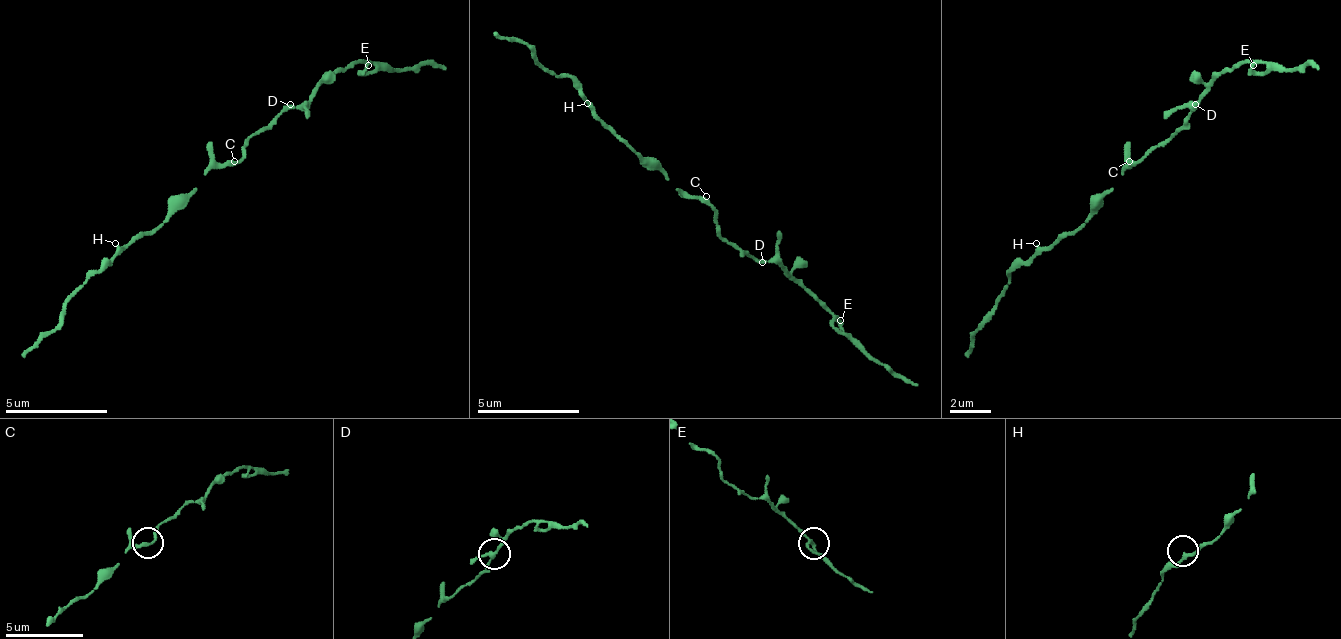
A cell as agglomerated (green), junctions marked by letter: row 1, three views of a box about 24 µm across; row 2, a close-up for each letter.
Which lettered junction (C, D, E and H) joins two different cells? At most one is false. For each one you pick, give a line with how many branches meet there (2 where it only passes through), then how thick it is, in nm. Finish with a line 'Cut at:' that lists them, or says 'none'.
Cut at: none

